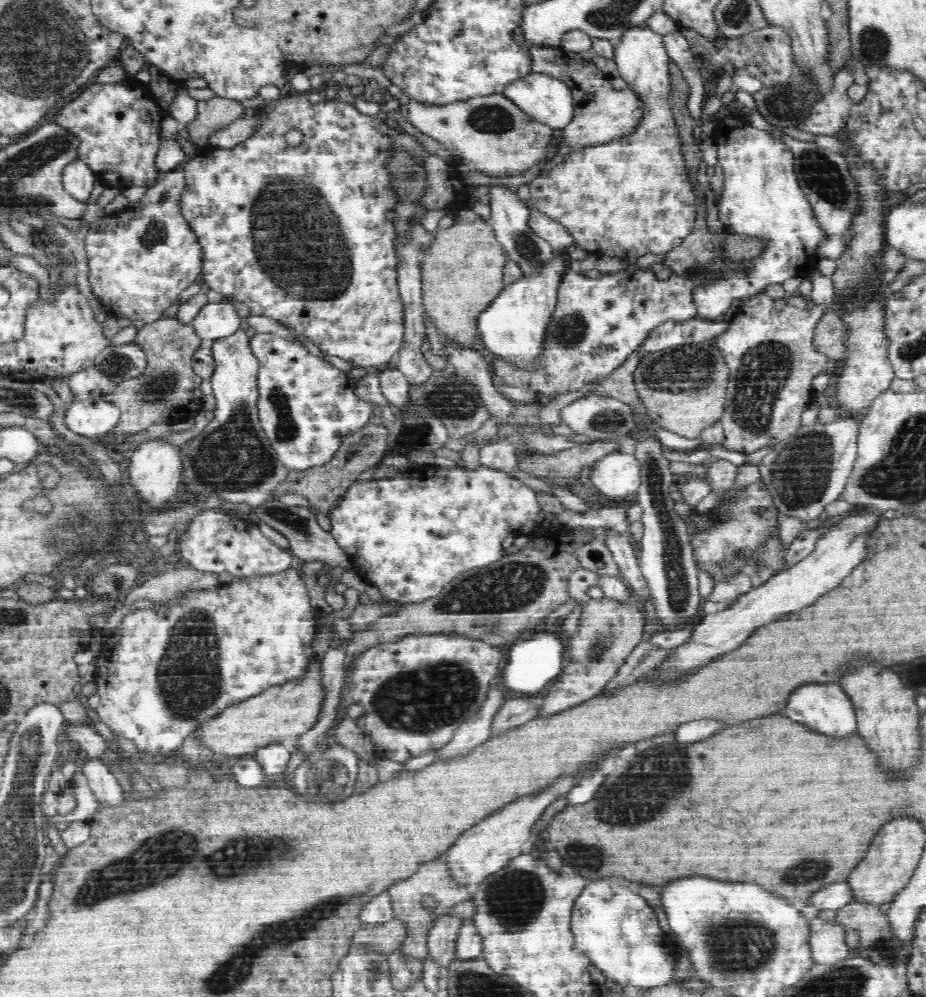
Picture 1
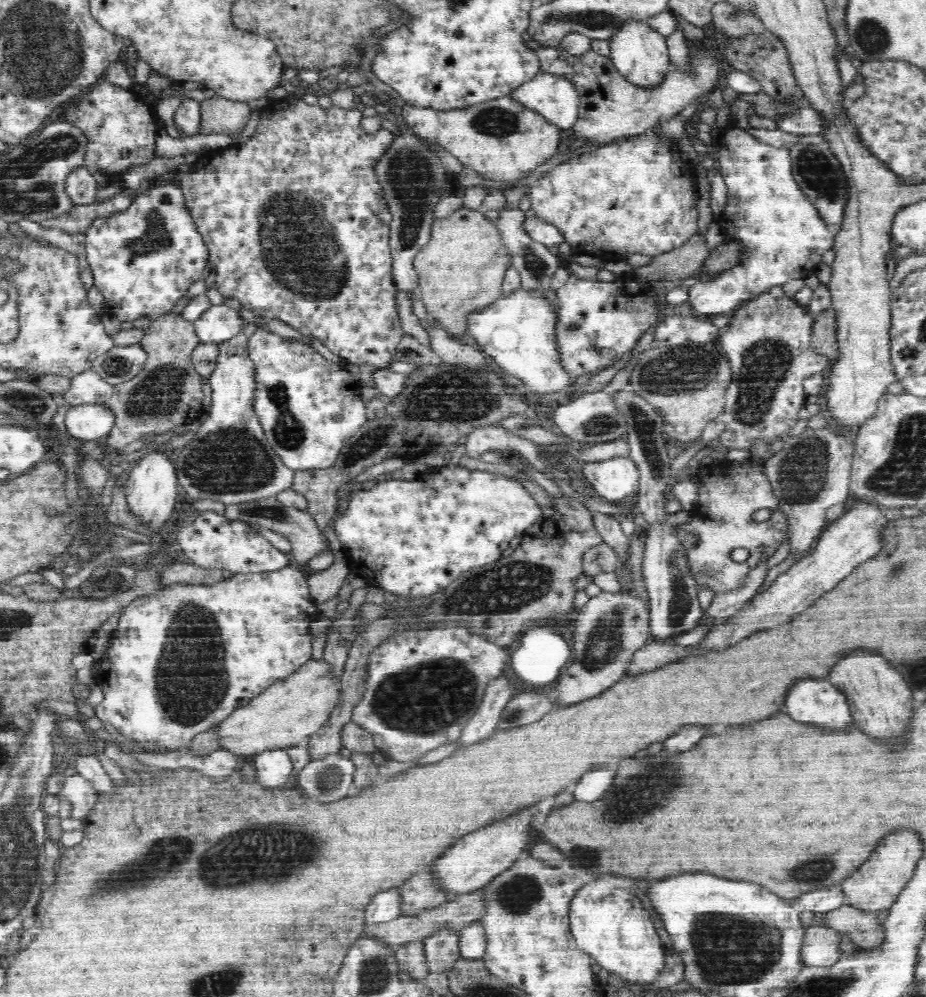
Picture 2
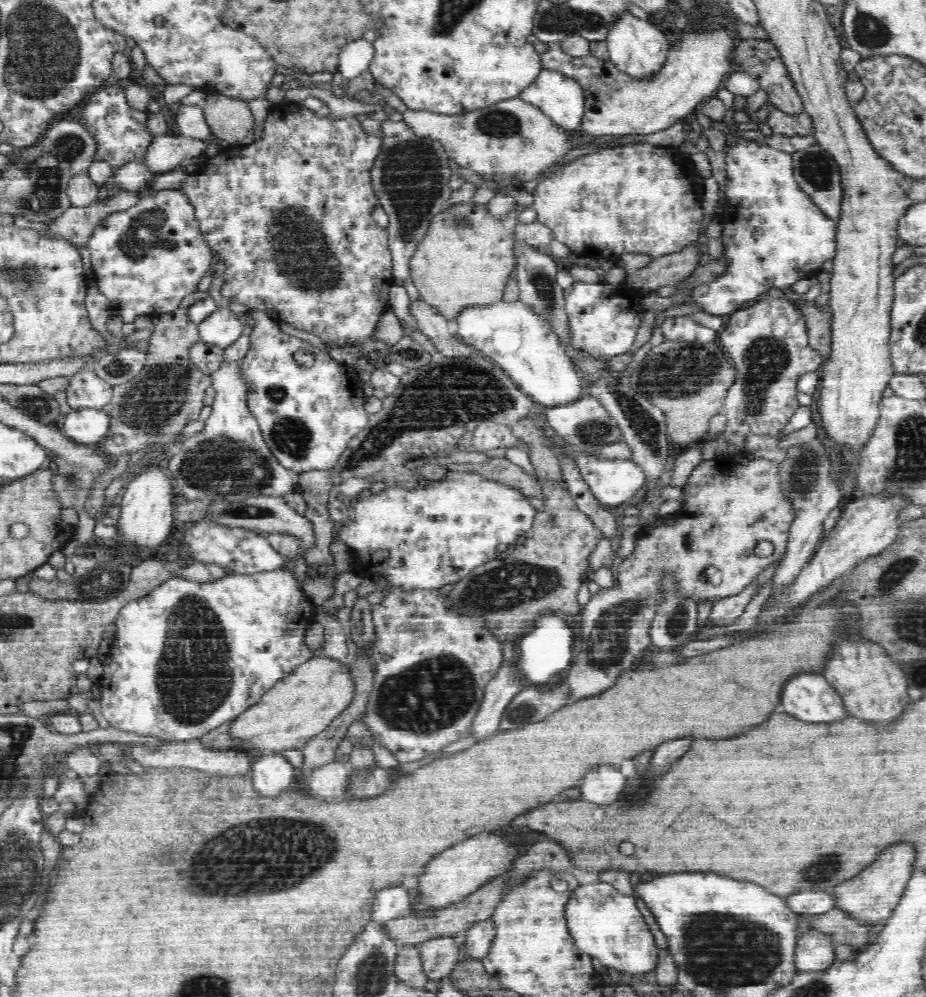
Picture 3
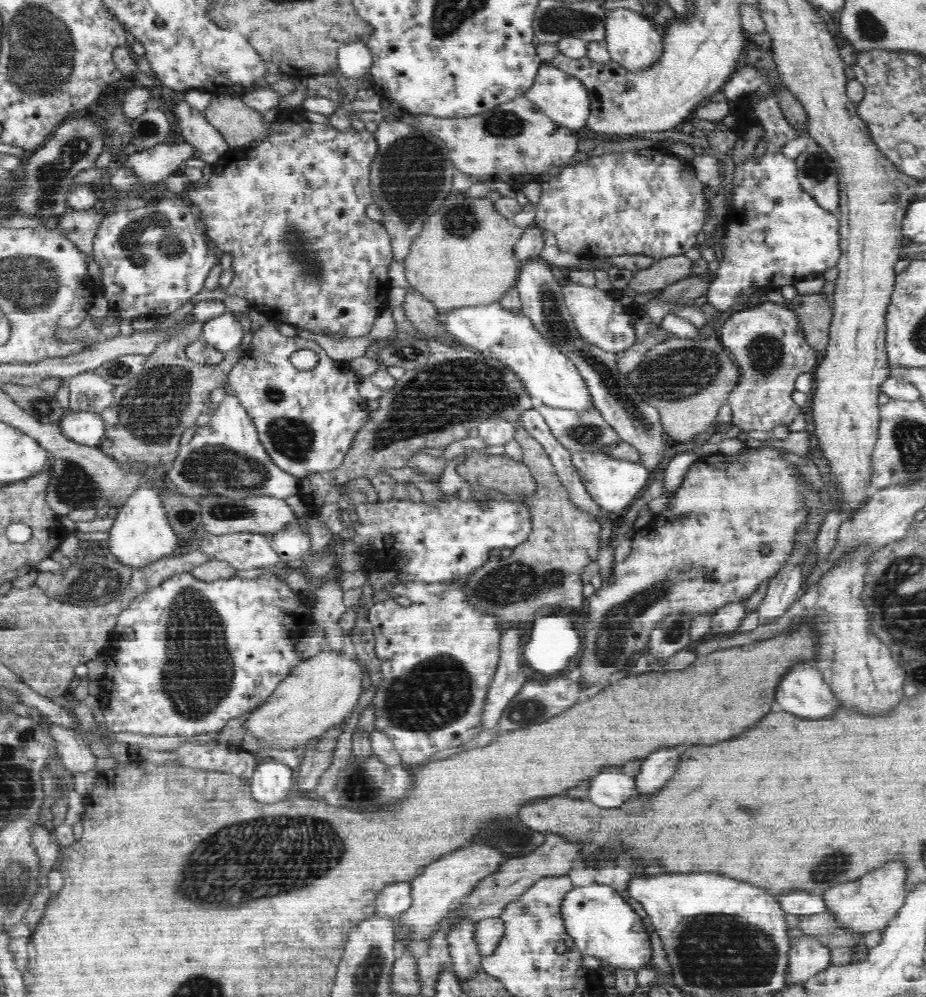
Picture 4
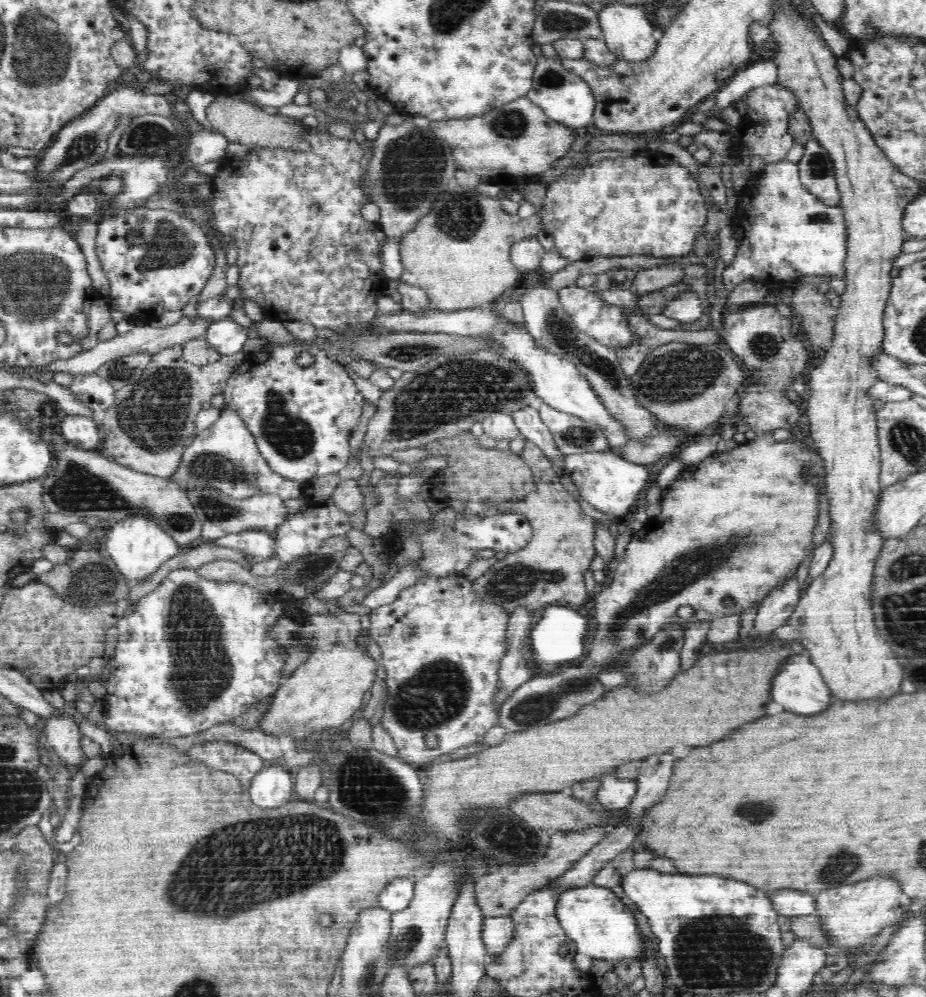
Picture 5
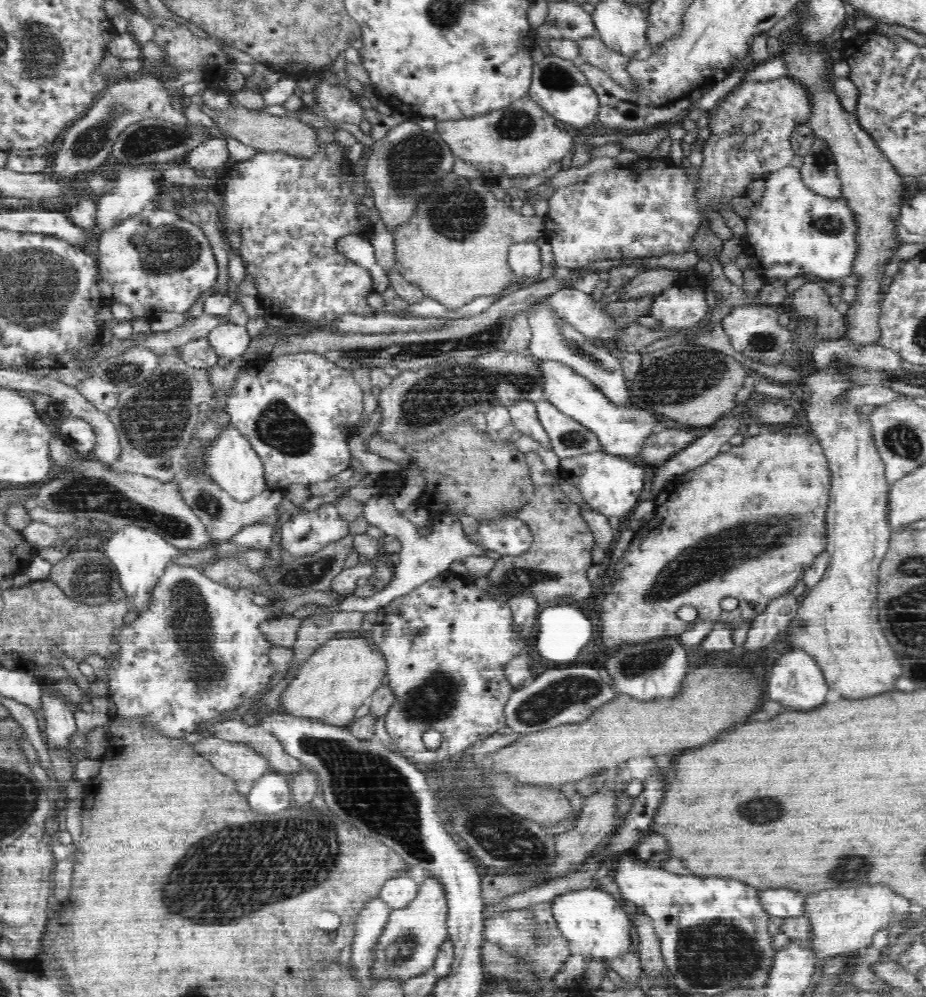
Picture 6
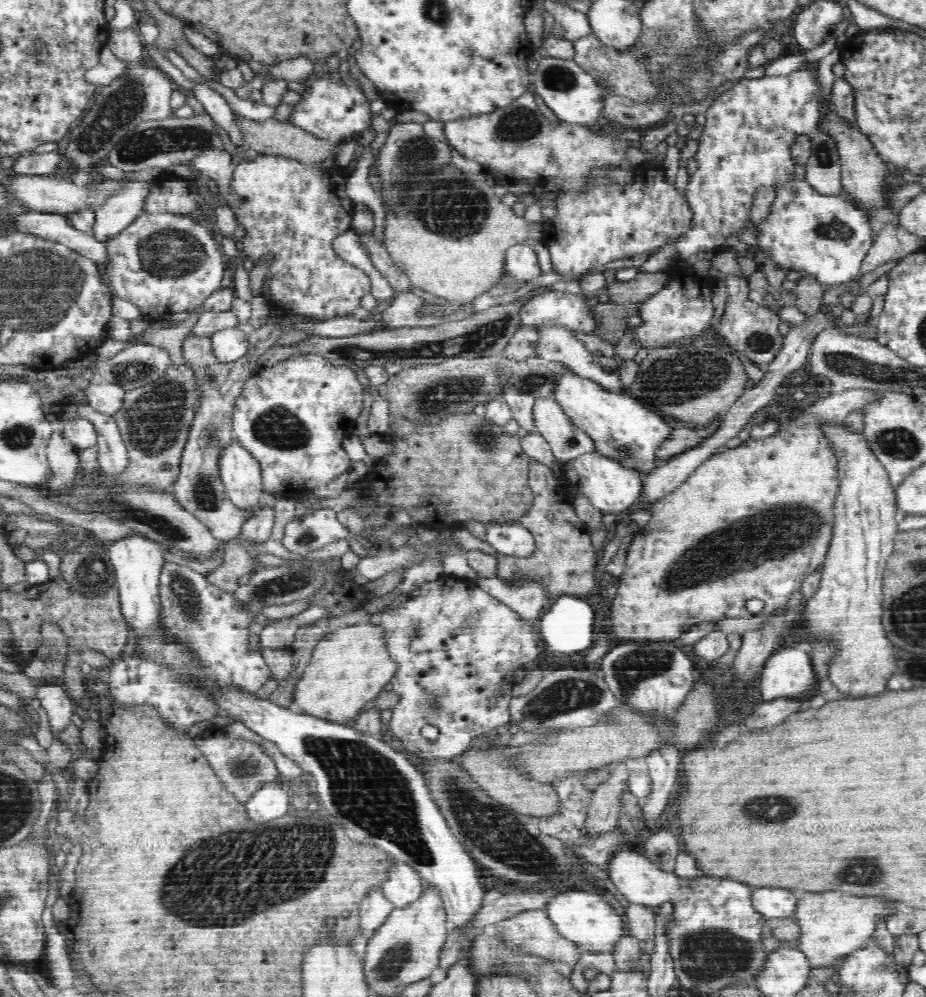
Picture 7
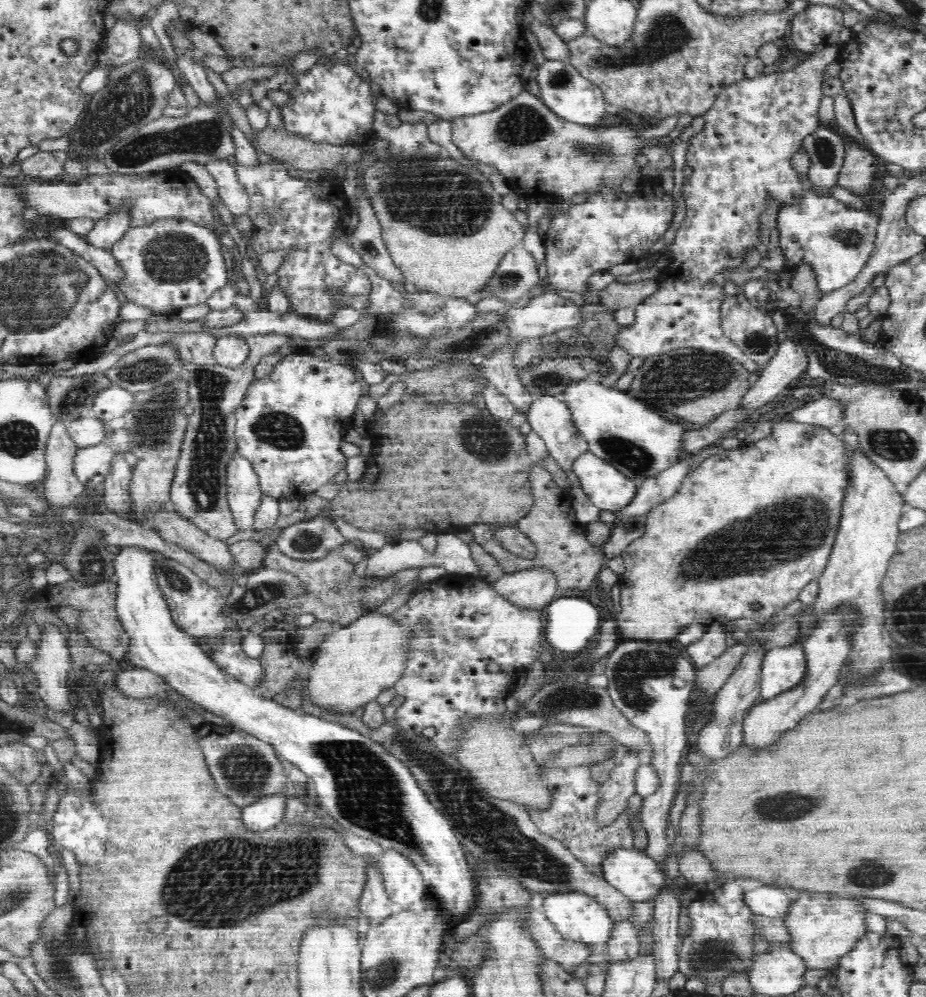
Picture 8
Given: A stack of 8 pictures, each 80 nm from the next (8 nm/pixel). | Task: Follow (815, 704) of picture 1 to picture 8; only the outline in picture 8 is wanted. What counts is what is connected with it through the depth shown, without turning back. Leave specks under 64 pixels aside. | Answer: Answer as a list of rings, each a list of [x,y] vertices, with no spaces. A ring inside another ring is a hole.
[[[800,643],[769,650],[761,664],[761,695],[773,699],[789,691],[805,678],[805,651]]]

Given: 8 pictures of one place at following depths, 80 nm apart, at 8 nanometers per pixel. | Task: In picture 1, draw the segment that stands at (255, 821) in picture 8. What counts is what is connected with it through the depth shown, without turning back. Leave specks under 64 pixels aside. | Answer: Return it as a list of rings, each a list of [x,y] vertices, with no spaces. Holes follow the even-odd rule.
[[[290,740],[272,742],[268,746],[258,748],[254,757],[264,771],[264,780],[261,784],[263,787],[283,779],[284,772],[288,770],[291,752],[294,749],[296,749],[296,744]]]

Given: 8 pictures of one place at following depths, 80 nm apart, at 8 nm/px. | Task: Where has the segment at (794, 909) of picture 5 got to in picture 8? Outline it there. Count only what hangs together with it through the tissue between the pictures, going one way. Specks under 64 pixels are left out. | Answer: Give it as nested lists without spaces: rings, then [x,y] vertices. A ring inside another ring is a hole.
[[[762,885],[756,890],[746,891],[744,901],[754,915],[768,918],[783,917],[792,902],[784,888],[776,885]]]

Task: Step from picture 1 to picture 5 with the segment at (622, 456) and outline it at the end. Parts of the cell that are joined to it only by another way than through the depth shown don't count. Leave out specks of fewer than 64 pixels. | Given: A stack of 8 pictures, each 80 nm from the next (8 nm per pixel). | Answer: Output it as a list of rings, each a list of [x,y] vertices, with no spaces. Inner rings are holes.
[[[575,452],[566,456],[566,469],[573,473],[577,492],[594,508],[625,519],[638,503],[637,496],[646,486],[649,472],[645,465],[632,464],[617,452]]]

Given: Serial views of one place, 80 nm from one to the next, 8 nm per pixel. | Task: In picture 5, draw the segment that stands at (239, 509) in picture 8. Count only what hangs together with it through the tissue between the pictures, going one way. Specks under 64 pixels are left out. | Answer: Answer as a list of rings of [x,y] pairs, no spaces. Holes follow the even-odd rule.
[[[230,405],[221,410],[216,422],[196,433],[195,438],[190,441],[193,442],[184,448],[182,461],[172,476],[183,491],[198,491],[210,487],[232,499],[244,500],[260,494],[274,494],[283,500],[303,499],[303,484],[286,479],[282,474],[274,473],[274,470],[270,469],[269,462],[262,457],[244,417]]]

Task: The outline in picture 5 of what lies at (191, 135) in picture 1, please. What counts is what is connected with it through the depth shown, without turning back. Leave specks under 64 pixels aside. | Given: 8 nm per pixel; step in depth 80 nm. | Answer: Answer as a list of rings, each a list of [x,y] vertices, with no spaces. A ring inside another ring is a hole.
[[[215,96],[214,103],[207,109],[207,120],[209,126],[222,133],[230,142],[246,144],[249,147],[282,146],[293,147],[294,149],[308,148],[307,142],[303,142],[297,134],[303,127],[302,122],[287,118],[286,116],[270,116],[261,108],[242,101],[238,97]]]

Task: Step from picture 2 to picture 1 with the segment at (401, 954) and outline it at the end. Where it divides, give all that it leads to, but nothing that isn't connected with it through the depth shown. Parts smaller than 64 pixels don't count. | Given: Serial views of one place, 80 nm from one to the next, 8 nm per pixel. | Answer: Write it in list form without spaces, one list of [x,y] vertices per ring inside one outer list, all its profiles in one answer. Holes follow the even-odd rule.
[[[443,856],[436,858],[430,862],[426,862],[419,866],[418,872],[415,872],[410,878],[398,880],[396,884],[392,884],[388,888],[388,895],[392,901],[392,909],[394,909],[394,918],[400,920],[407,926],[409,936],[407,940],[402,942],[400,951],[402,956],[410,957],[410,959],[418,959],[424,961],[428,954],[428,932],[433,927],[434,920],[440,918],[443,914],[455,904],[472,899],[475,893],[476,886],[468,884],[462,886],[455,884],[448,870],[447,864],[443,861]],[[429,894],[438,902],[436,911],[428,910],[422,906],[422,898]]]

